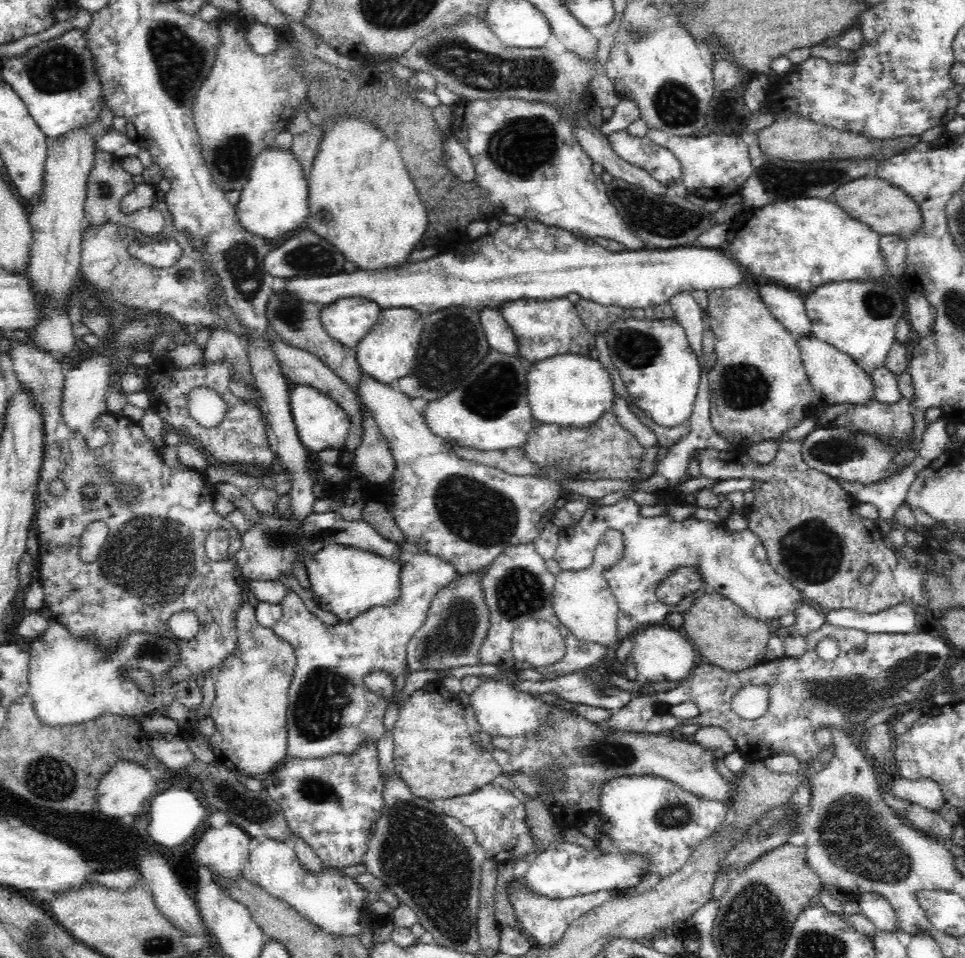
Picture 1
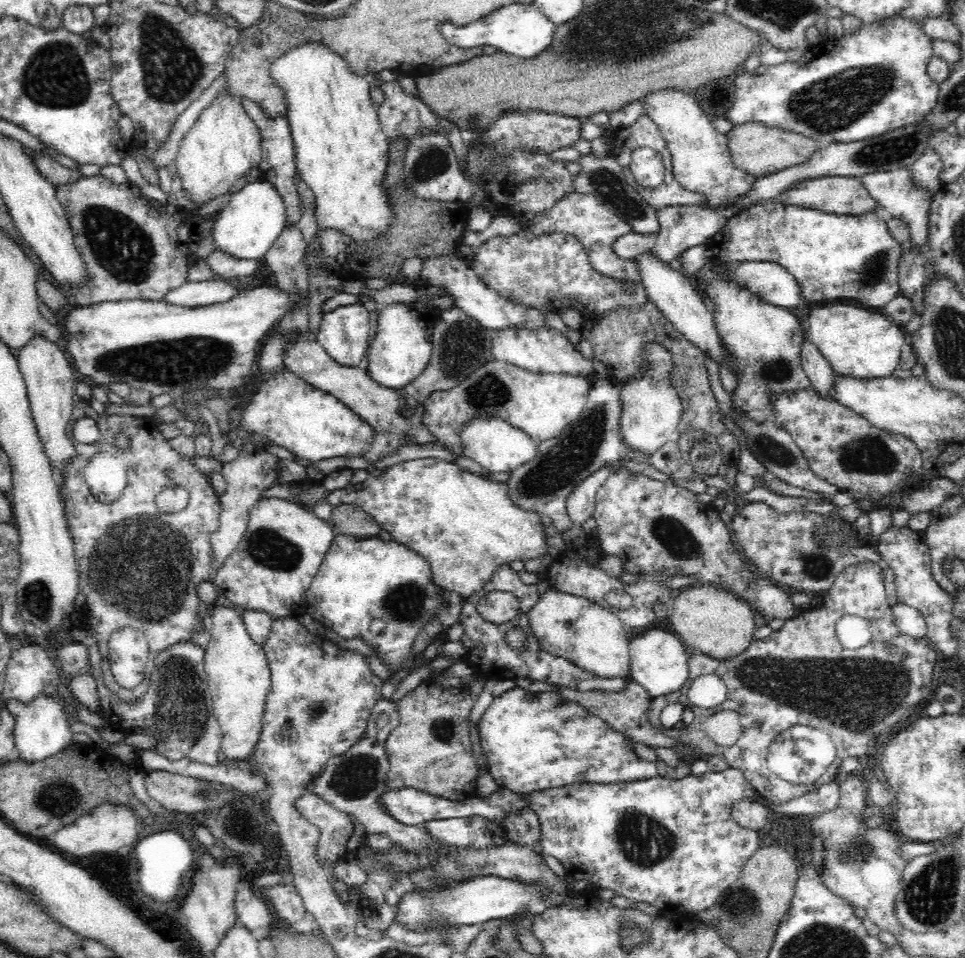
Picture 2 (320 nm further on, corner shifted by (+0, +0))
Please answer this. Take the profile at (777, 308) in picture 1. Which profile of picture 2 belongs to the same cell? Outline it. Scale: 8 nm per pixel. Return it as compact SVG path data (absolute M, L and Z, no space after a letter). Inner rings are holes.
M803 342L801 350L801 365L811 382L811 387L817 391L822 398L831 398L829 388L833 383L836 372L830 363L819 352L819 348L811 342Z

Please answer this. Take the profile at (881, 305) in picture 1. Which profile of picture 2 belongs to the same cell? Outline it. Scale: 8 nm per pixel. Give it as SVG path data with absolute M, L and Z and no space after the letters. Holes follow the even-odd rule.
M830 304L810 312L810 339L837 374L854 378L890 377L899 367L901 346L905 344L900 324L878 312L870 312L858 305Z

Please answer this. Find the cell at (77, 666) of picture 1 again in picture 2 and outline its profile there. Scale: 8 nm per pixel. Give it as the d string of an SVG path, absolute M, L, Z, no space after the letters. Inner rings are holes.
M42 694L29 704L16 700L6 702L6 710L12 712L16 718L14 736L16 738L16 758L28 761L42 760L56 755L70 744L72 732L68 730L68 718L62 712L64 698L62 696L46 696Z

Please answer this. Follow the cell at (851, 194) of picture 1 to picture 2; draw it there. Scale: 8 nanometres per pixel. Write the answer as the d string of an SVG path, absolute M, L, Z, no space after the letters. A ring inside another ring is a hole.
M818 177L816 180L802 181L776 202L815 208L830 214L853 216L874 213L879 206L858 177Z

